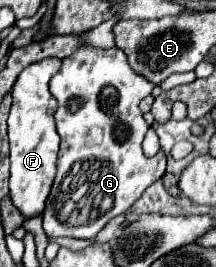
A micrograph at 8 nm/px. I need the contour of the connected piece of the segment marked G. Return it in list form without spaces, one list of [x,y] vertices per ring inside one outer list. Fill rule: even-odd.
[[[79,46],[71,56],[67,56],[63,60],[63,66],[61,70],[51,78],[51,94],[57,98],[59,102],[59,108],[55,112],[55,122],[57,122],[57,134],[61,136],[61,150],[59,150],[59,158],[57,158],[57,174],[55,174],[55,180],[53,180],[53,186],[51,186],[51,194],[47,198],[47,208],[45,208],[45,216],[43,216],[43,228],[47,232],[47,236],[51,238],[59,238],[59,236],[69,236],[69,238],[85,238],[85,240],[93,240],[97,236],[97,232],[115,216],[123,214],[125,210],[129,210],[133,206],[135,200],[139,200],[139,196],[153,184],[157,182],[163,174],[165,174],[165,154],[163,150],[157,152],[153,158],[147,158],[141,150],[141,142],[143,142],[143,136],[149,128],[149,124],[143,120],[143,114],[139,110],[139,102],[141,98],[145,98],[147,94],[151,94],[153,90],[153,84],[151,80],[147,80],[145,76],[139,76],[131,66],[129,66],[129,60],[127,60],[127,54],[119,48],[109,48],[109,50],[103,50],[103,48],[93,48],[93,46]],[[87,186],[87,196],[79,196],[79,192]]]

